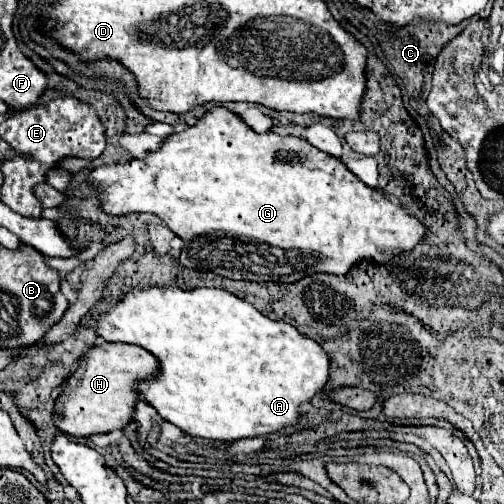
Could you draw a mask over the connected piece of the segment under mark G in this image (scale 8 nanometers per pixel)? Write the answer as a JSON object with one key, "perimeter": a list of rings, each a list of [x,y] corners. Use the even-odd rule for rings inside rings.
{"perimeter":[[[216,106],[210,112],[206,112],[204,118],[200,118],[194,126],[172,134],[170,138],[166,138],[160,146],[160,150],[150,152],[146,158],[142,158],[144,166],[140,166],[140,158],[134,158],[130,162],[124,164],[108,164],[108,166],[98,166],[92,170],[90,180],[102,188],[100,200],[102,200],[102,208],[112,214],[112,216],[120,216],[120,214],[140,214],[140,212],[154,212],[162,218],[162,222],[184,240],[184,248],[180,254],[180,262],[186,268],[196,268],[196,270],[210,270],[214,274],[220,274],[224,278],[230,280],[252,280],[252,282],[280,282],[280,284],[292,284],[298,282],[310,274],[318,274],[318,272],[326,272],[326,274],[336,274],[336,276],[344,276],[346,272],[350,272],[350,268],[354,268],[356,264],[368,262],[368,264],[386,264],[390,262],[394,256],[398,256],[398,252],[406,252],[410,248],[414,248],[422,236],[426,236],[426,224],[422,224],[422,220],[418,220],[416,216],[410,216],[408,210],[404,206],[400,206],[400,202],[396,198],[388,198],[384,196],[378,188],[372,188],[368,184],[364,184],[354,172],[350,172],[350,168],[340,160],[334,158],[322,150],[318,150],[316,146],[312,146],[308,140],[304,138],[296,138],[296,136],[282,136],[274,130],[258,134],[254,132],[238,114],[230,112],[224,106]],[[214,232],[224,232],[230,234],[234,238],[224,238],[224,242],[228,246],[222,246],[220,240],[216,240],[212,234]]]}

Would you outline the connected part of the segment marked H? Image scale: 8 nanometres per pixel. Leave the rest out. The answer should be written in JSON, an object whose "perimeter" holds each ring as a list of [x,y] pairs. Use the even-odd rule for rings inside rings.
{"perimeter":[[[106,342],[92,348],[80,360],[78,368],[56,400],[56,412],[62,416],[56,418],[56,426],[76,438],[90,438],[94,434],[124,430],[134,420],[134,410],[140,400],[138,392],[134,392],[134,380],[154,376],[154,372],[158,372],[156,366],[158,360],[134,344]]]}

